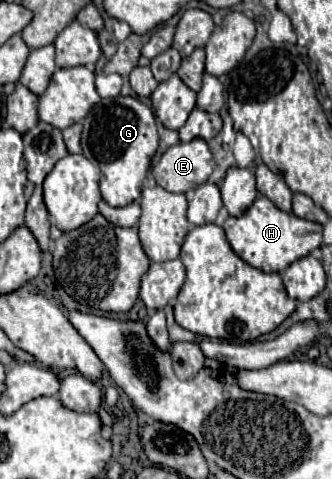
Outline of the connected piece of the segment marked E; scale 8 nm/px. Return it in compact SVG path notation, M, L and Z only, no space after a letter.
M195 138L167 148L161 160L153 166L153 176L167 192L185 194L199 184L205 184L213 168L215 162L207 142Z

